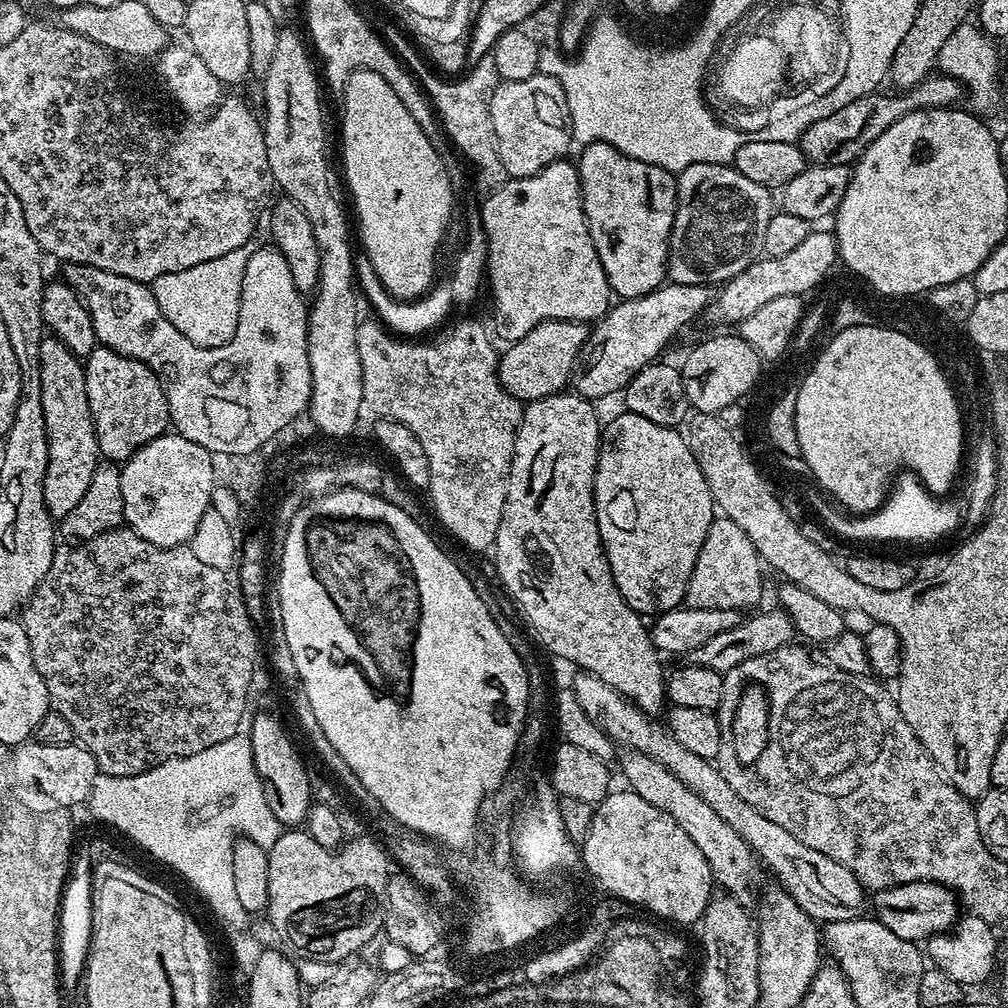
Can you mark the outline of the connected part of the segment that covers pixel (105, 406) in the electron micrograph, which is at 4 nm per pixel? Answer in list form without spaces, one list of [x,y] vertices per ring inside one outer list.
[[[97,346],[86,358],[86,394],[92,411],[92,421],[96,427],[96,441],[100,456],[113,462],[127,462],[140,448],[145,448],[152,440],[169,431],[168,400],[160,385],[160,378],[151,372],[140,360],[124,356],[112,348]]]

